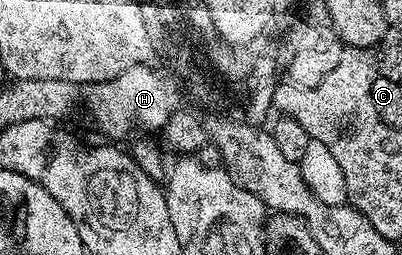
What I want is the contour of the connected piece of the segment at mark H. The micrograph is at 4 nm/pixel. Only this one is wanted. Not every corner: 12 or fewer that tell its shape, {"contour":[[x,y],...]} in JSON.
{"contour":[[135,65],[87,86],[84,105],[108,137],[163,130],[176,89]]}

